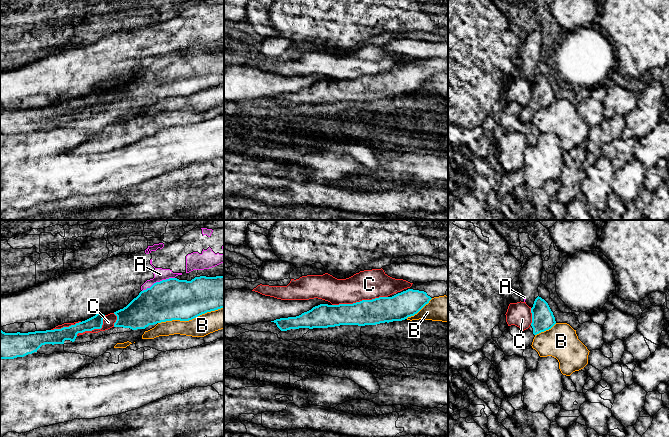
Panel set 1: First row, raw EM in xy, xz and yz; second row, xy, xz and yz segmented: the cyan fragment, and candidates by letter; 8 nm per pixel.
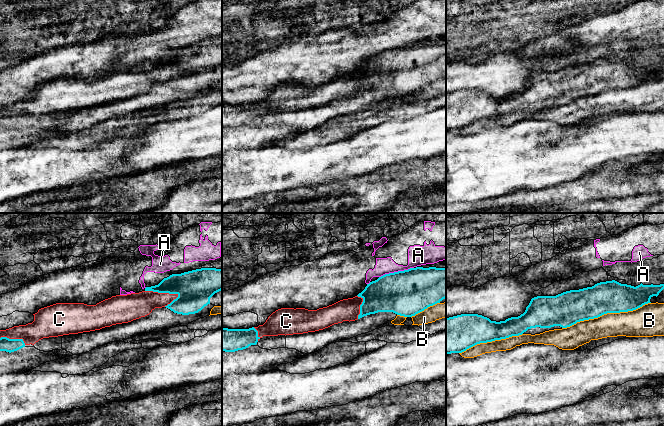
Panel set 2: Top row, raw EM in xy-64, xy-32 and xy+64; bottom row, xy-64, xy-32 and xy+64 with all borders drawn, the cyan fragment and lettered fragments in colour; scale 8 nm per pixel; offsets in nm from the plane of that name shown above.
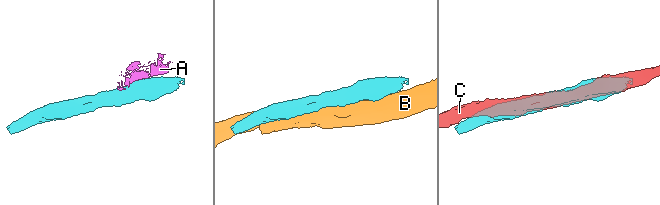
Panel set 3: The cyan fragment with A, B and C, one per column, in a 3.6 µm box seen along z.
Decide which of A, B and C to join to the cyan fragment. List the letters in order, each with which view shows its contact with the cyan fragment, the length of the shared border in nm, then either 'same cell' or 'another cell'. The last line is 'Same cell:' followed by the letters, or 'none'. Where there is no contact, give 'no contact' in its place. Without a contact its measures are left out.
A: xy | 280 nm | another cell
B: xy | 550 nm | another cell
C: xz | 460 nm | another cell
Same cell: none

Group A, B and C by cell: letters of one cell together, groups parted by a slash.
A / B / C

